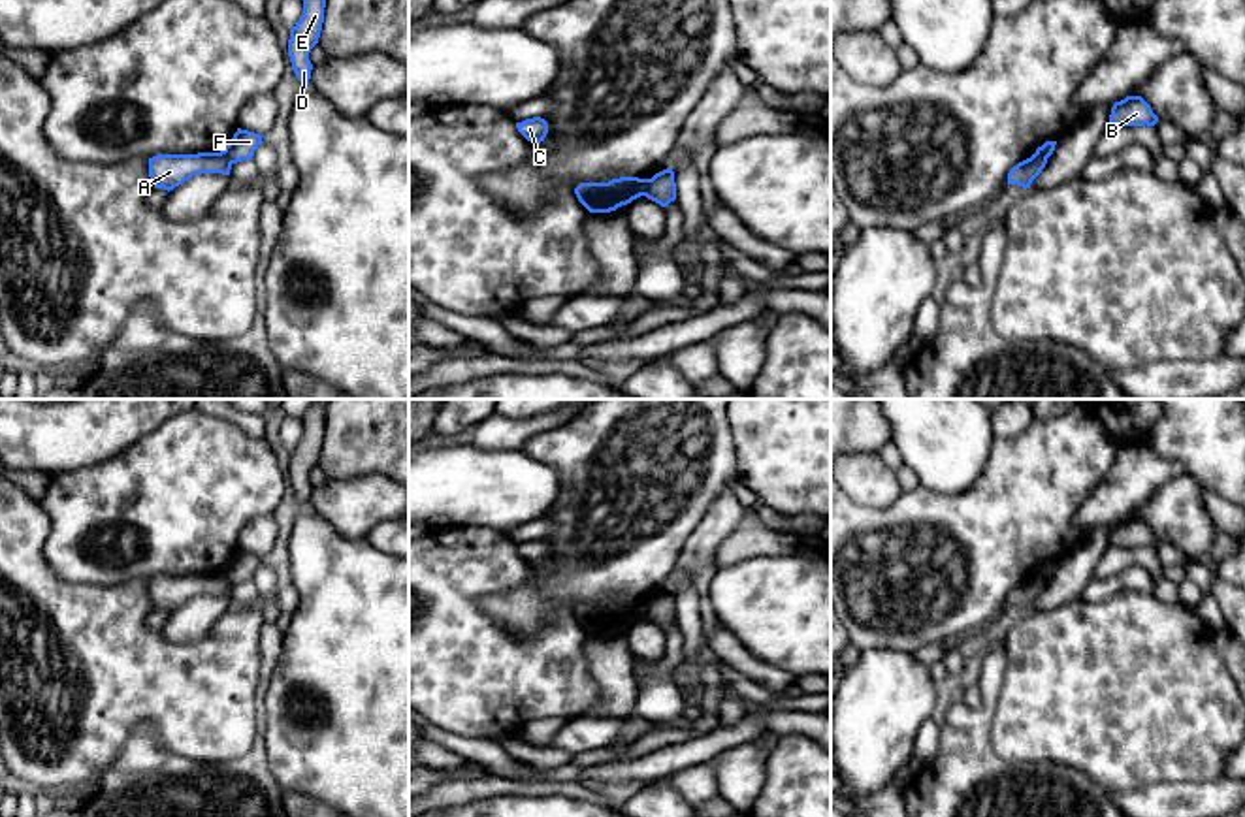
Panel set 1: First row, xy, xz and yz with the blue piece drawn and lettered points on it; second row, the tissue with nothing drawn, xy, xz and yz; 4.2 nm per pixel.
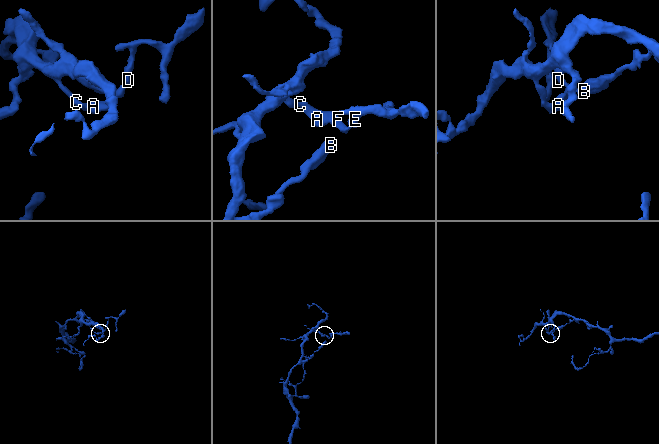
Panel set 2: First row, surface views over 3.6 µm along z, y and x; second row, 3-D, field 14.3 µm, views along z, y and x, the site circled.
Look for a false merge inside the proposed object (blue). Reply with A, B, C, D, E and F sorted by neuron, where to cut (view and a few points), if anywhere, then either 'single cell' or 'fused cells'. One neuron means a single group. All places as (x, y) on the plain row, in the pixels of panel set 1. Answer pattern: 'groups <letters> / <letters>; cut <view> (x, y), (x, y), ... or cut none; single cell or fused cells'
groups A B C / D E F; cut xz (650, 601), (643, 616); fused cells

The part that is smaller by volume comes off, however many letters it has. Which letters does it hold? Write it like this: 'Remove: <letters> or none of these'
Remove: D, E, F

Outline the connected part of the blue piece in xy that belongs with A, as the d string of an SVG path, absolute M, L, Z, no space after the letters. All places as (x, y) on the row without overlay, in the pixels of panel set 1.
M220 574L156 576L149 580L149 599L154 610L173 612L194 597L230 597L232 584Z

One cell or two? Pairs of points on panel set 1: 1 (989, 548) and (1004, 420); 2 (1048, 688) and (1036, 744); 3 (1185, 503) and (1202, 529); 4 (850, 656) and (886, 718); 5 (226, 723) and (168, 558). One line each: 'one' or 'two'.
1: two
2: one
3: one
4: two
5: two

